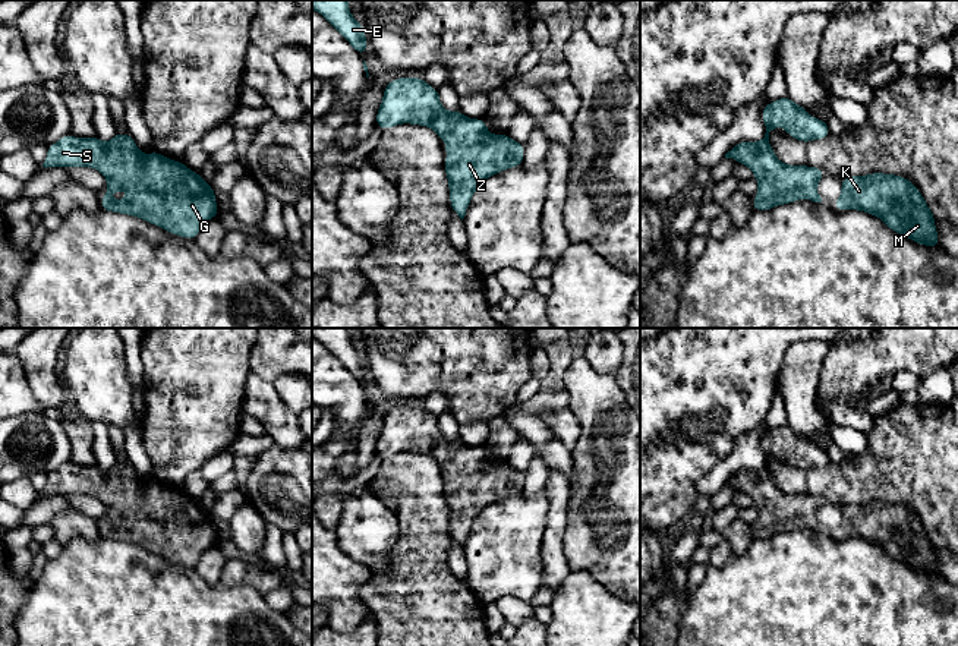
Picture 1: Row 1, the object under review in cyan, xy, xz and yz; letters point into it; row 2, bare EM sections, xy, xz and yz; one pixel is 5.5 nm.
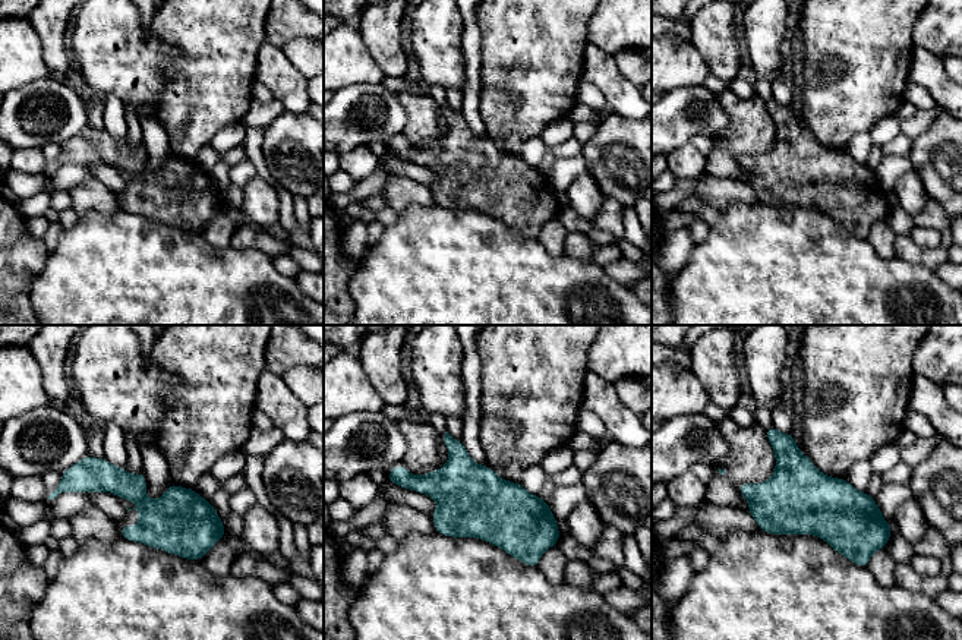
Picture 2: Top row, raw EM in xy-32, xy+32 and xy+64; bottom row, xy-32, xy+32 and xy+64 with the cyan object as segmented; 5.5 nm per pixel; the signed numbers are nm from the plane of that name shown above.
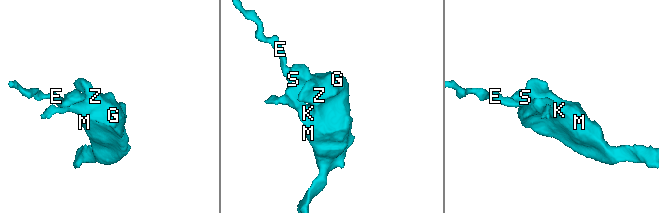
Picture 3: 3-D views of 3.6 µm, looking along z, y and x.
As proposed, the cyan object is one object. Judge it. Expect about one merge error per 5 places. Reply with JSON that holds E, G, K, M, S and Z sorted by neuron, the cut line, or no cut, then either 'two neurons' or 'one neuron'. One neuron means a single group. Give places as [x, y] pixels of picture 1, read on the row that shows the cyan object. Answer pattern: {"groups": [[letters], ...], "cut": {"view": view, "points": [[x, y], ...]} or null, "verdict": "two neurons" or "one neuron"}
{"groups": [["E", "G", "K", "M", "S", "Z"]], "cut": null, "verdict": "one neuron"}

